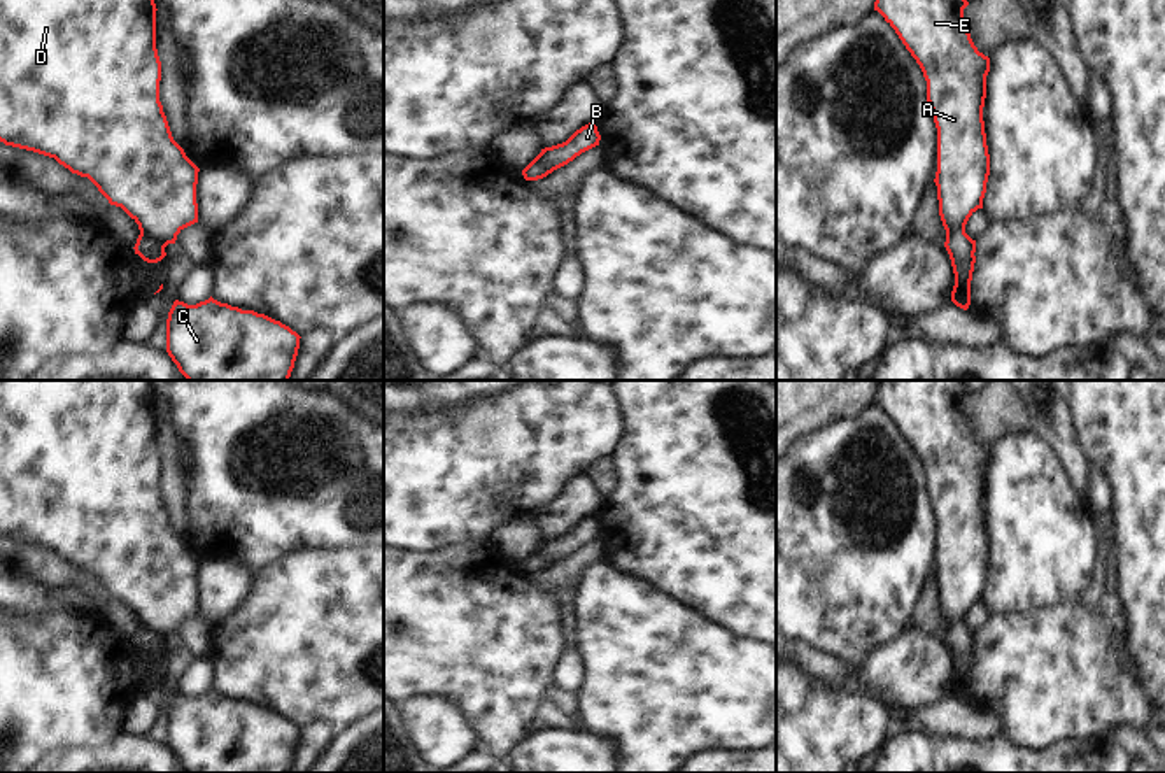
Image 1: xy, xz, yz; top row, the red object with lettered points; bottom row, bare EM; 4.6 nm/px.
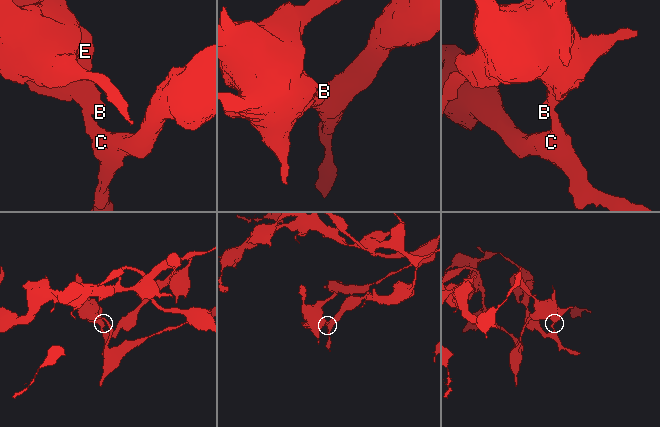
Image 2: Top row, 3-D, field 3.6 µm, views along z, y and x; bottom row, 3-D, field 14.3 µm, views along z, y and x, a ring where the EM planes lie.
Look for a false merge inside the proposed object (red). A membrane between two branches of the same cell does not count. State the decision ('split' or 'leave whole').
split

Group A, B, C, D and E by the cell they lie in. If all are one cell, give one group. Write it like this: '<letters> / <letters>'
A B D E / C

